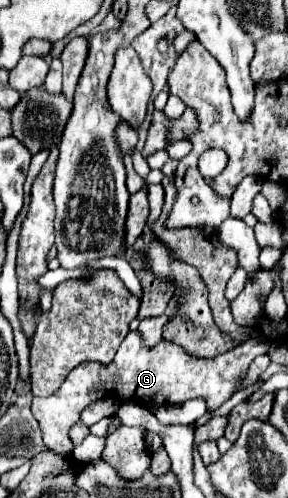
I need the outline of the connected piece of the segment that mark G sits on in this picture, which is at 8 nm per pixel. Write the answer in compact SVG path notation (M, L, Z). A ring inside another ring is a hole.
M129 332L119 346L115 360L109 366L101 366L97 362L77 366L75 370L71 370L71 374L55 394L47 398L35 396L31 402L31 412L41 426L45 446L55 454L67 456L73 450L67 432L79 420L81 410L91 402L97 402L101 398L113 398L117 402L137 400L143 406L171 406L183 404L193 398L203 398L207 402L207 410L213 412L233 396L233 390L235 386L239 386L239 380L245 374L247 366L257 356L267 354L269 344L271 342L267 338L253 338L225 354L201 360L191 358L183 348L167 340L161 340L155 348L145 348L139 332Z

